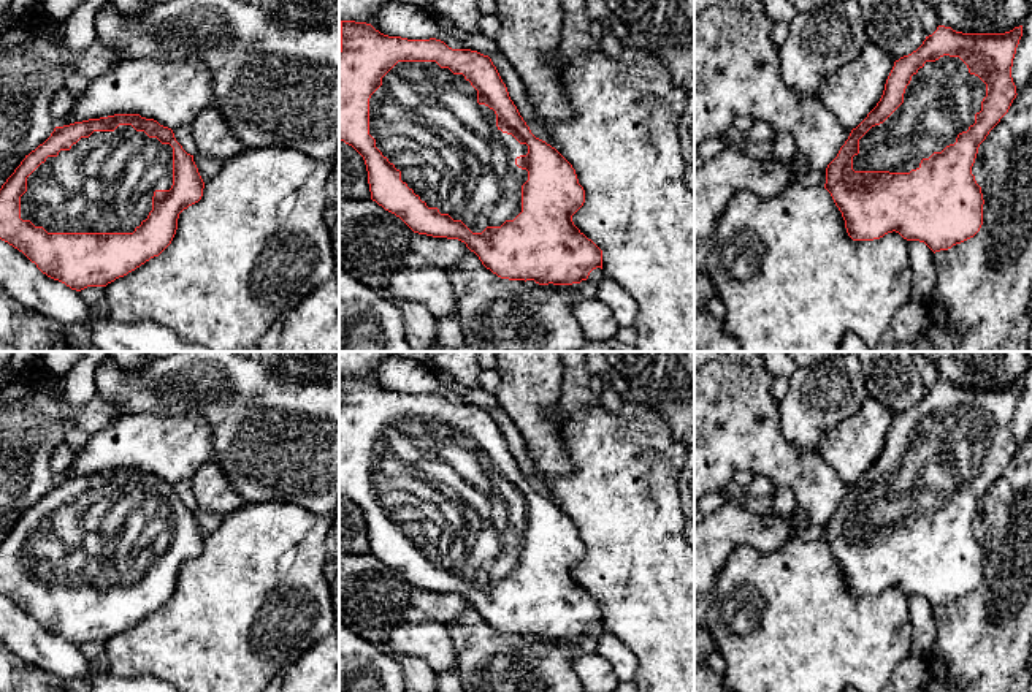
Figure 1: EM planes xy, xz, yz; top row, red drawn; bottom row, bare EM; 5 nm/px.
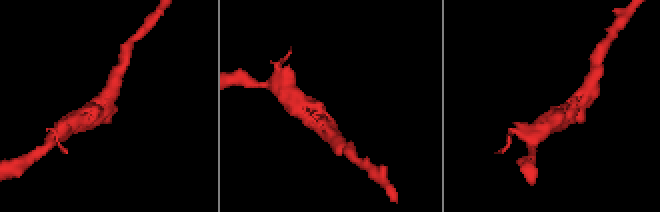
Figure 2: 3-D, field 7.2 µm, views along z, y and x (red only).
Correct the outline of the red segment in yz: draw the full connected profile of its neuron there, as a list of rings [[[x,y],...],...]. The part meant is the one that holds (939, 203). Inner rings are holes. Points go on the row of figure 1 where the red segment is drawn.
[[[938,25],[916,51],[894,62],[880,101],[851,130],[826,168],[824,188],[842,212],[853,241],[873,241],[896,231],[907,241],[924,242],[935,253],[980,231],[984,200],[972,166],[980,144],[1008,112],[1018,95],[1011,67],[1021,36],[1022,25],[1005,33],[962,33]]]

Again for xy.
[[[114,114],[55,127],[0,188],[0,239],[71,290],[106,287],[173,241],[179,214],[198,203],[204,182],[171,128],[140,114]]]

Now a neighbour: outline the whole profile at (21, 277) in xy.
[[[0,239],[0,287],[21,306],[57,321],[90,326],[90,344],[100,352],[209,352],[189,344],[155,321],[122,323],[94,317],[79,291],[43,274],[22,252]]]

